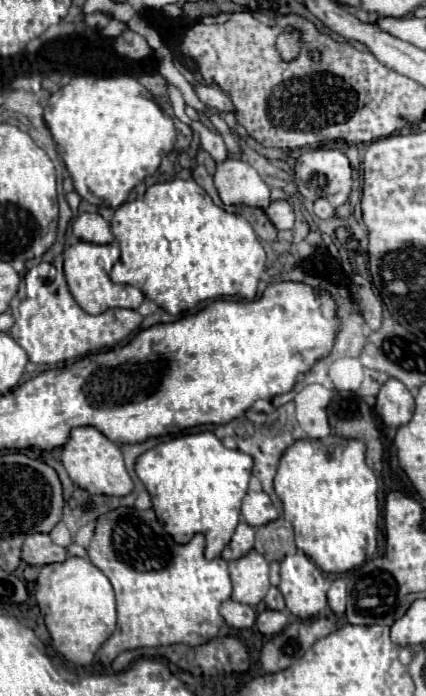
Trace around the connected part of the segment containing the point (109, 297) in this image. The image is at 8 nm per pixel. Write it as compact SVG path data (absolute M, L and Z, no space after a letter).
M78 241L64 251L64 273L66 273L68 289L70 289L72 297L76 299L76 303L86 313L98 315L98 313L104 313L106 309L116 309L116 307L138 309L140 303L144 301L144 295L140 289L136 289L132 285L118 285L118 283L110 281L108 274L119 258L120 248L116 241L107 245Z

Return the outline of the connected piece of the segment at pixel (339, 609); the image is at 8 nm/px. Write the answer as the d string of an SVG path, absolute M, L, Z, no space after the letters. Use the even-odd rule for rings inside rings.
M340 577L330 583L328 605L336 615L344 615L344 611L346 611L346 583Z

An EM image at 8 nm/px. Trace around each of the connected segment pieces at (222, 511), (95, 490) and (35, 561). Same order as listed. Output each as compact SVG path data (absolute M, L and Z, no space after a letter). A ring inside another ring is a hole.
M212 431L182 435L160 443L136 461L136 473L152 497L160 525L176 543L188 543L194 533L206 537L206 559L214 559L230 543L240 521L240 505L248 493L254 459L238 449L226 449Z
M76 427L70 435L70 441L62 449L62 465L66 467L70 479L86 489L90 495L114 495L122 497L132 493L134 485L126 471L122 451L116 443L112 443L106 435L102 435L94 427Z
M32 533L24 541L22 547L22 561L28 565L50 565L50 563L62 563L68 559L68 551L60 545L54 545L50 535L44 533Z

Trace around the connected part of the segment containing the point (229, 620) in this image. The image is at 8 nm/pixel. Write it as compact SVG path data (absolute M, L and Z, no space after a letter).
M228 599L220 605L220 615L224 617L228 627L236 627L236 629L248 629L256 621L256 613L250 605L236 603L232 599Z

